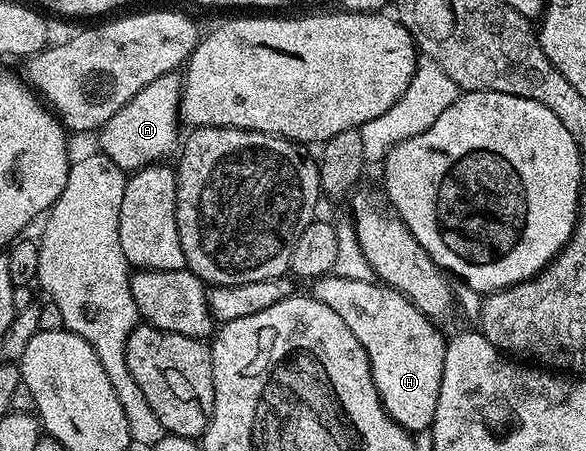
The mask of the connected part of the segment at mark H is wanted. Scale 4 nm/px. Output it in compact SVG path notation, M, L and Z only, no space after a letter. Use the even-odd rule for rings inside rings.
M325 275L311 283L311 297L326 303L362 343L384 410L406 430L431 429L446 359L446 337L436 330L437 322L404 293L375 280L358 282Z

